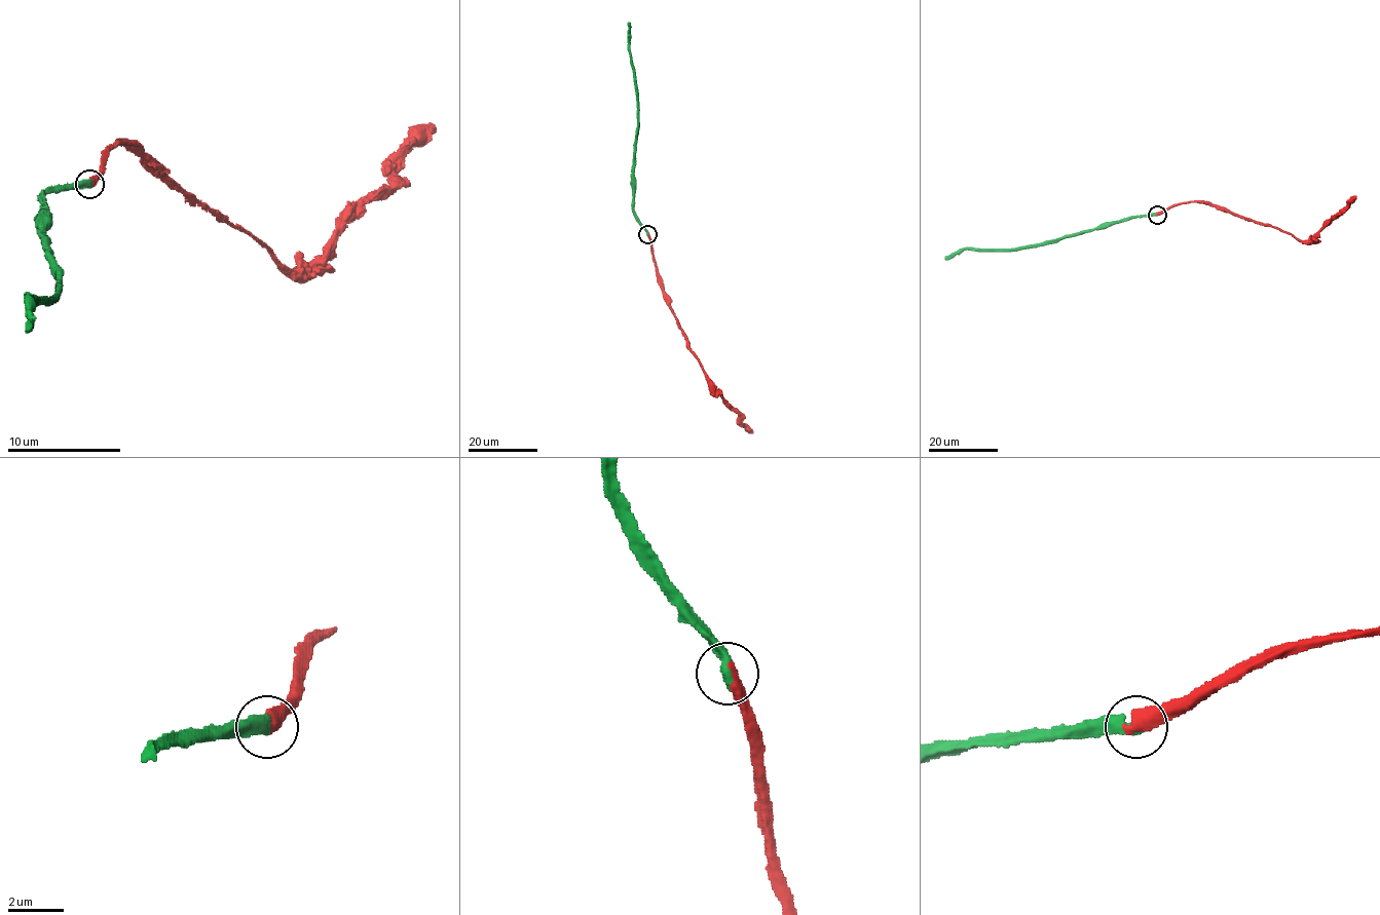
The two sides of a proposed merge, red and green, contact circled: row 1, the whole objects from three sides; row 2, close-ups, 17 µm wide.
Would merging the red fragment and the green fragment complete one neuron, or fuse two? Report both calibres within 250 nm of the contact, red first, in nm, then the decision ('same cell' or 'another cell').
500 nm thick on the red side, 500 nm on the other; same cell

